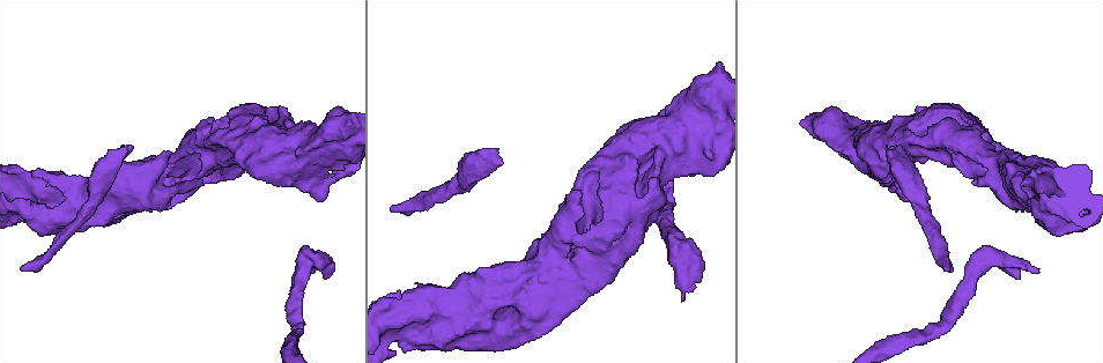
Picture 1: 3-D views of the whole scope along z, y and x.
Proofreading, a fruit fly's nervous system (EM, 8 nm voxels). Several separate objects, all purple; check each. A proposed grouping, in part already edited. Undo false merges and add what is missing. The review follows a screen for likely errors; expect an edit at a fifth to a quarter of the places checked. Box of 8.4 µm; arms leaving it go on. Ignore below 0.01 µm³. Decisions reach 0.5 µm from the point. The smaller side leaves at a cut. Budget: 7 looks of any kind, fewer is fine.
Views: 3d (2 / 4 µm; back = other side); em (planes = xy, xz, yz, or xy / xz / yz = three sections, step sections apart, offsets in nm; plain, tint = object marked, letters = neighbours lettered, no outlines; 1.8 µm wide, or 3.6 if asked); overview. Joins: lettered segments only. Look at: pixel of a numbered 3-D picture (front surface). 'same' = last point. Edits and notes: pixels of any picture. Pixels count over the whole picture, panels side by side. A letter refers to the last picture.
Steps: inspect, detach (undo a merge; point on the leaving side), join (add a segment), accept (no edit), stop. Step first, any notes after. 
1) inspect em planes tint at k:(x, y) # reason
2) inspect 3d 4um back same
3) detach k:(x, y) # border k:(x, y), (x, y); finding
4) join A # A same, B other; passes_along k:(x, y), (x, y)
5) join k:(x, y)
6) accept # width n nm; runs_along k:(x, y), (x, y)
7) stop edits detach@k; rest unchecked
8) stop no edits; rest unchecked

inspect 3d 2um at 1:(943, 268)

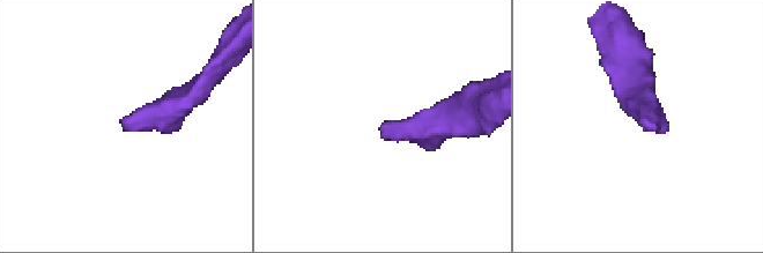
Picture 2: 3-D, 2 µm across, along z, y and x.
inspect em planes plain at 2:(645, 119) # need the tissue

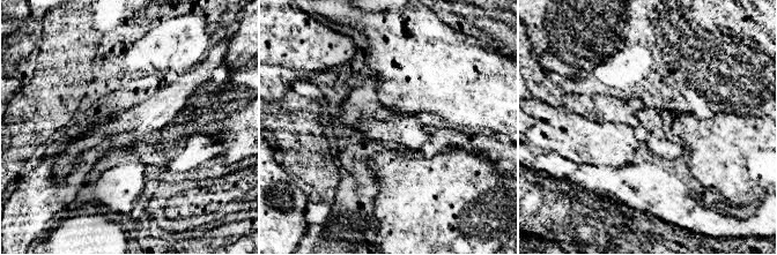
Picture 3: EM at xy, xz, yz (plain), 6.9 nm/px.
inspect em planes letters same # see the neighbours

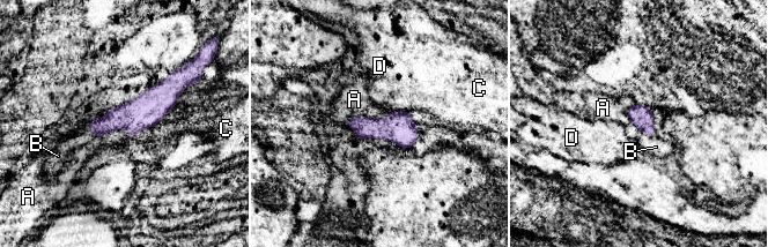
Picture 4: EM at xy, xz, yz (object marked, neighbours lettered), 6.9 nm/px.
join B # width 150 nm; A other, B same, C other, D other; passes_along 4:(124, 117), (90, 129), (83, 136); the cell continues

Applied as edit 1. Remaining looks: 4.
inspect 3d 2um at 1:(502, 160)

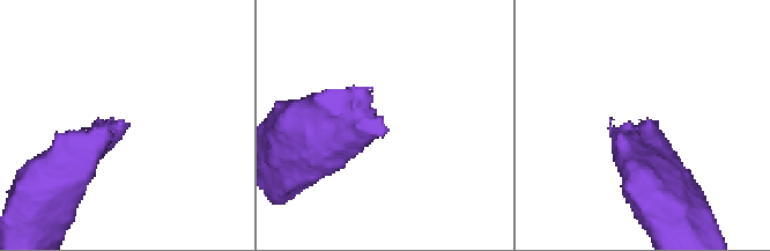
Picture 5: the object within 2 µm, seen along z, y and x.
inspect em planes plain at 5:(387, 130)

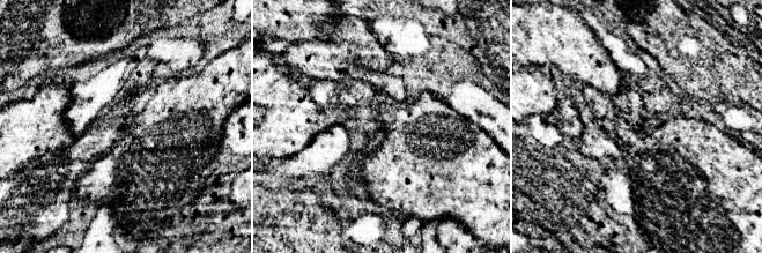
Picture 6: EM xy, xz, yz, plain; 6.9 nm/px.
inspect em planes letters same

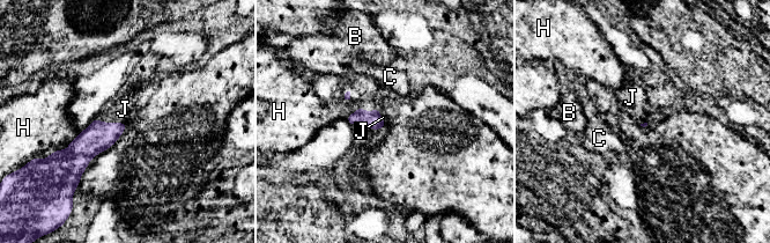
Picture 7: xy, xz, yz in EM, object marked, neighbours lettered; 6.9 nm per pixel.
join J # B other, C other, H other, J same; passes_along 7:(98, 137), (112, 123), (123, 109); it goes on there

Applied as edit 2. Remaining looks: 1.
inspect em planes letters at 1:(310, 186)

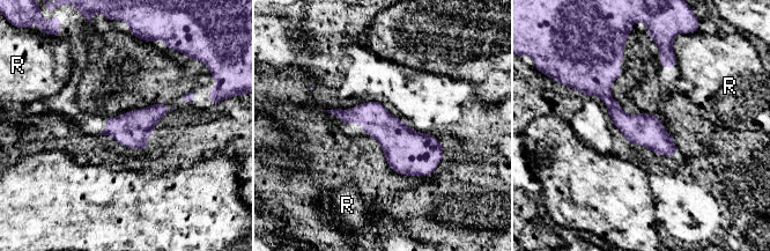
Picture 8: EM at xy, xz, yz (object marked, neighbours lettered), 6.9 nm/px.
accept # R other; border 8:(674, 56), (678, 66); continuous, no second cell

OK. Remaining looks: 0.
stop edits join@4, join@7; rest unchecked

